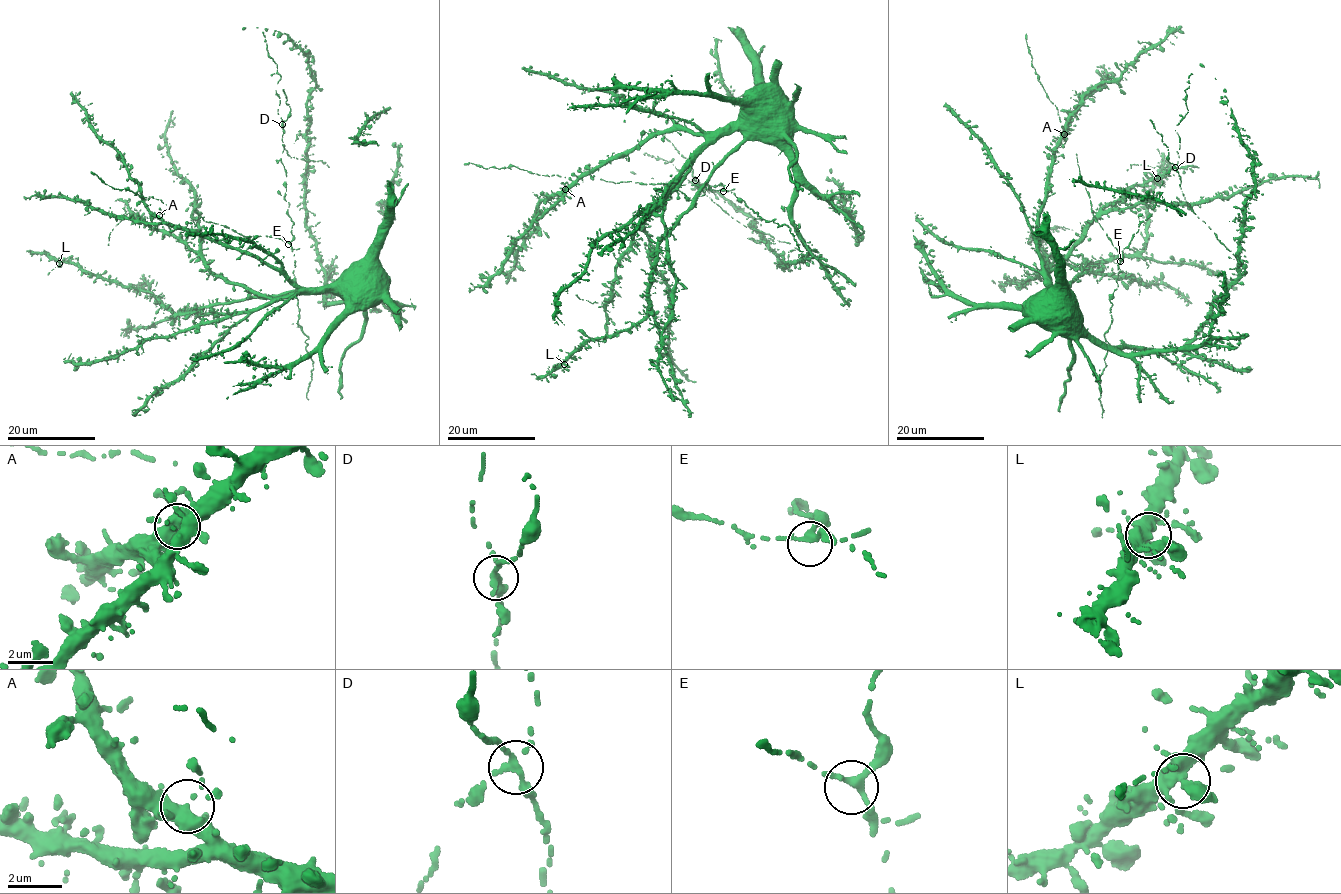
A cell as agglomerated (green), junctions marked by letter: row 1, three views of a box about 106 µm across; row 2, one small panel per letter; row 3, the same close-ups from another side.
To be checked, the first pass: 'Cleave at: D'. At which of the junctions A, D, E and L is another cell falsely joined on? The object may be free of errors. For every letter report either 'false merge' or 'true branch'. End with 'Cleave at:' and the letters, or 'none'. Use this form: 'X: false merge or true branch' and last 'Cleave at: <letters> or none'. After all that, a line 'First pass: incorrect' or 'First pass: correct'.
A: true branch
D: false merge
E: true branch
L: true branch
Cleave at: D
First pass: correct

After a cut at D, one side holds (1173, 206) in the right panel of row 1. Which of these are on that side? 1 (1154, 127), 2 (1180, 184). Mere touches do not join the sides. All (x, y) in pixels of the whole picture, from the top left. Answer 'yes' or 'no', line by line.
1: no
2: no

